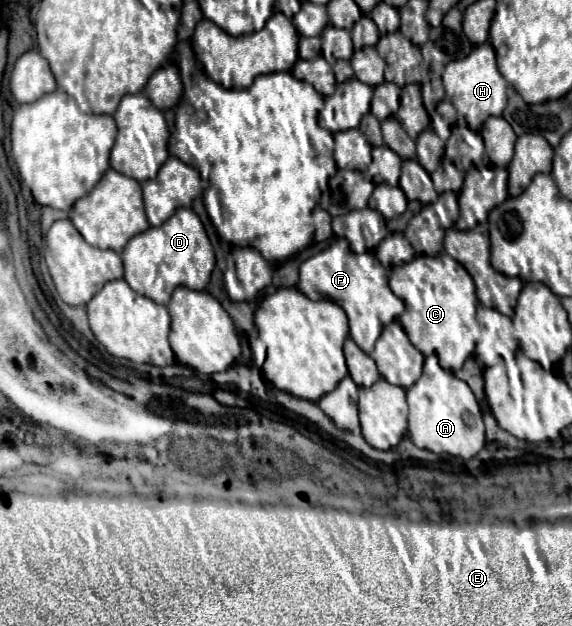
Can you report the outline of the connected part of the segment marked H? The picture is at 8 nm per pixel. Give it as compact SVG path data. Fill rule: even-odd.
M488 41L478 45L468 57L448 63L444 73L442 73L442 83L444 83L444 89L446 89L446 99L444 97L442 101L450 101L456 107L456 122L451 128L451 132L454 127L462 126L470 127L470 130L474 129L474 132L480 133L480 130L478 130L480 125L492 115L502 115L502 111L508 103L508 95L506 95L508 83L496 67L496 53L494 53L494 47ZM457 111L460 115L464 115L464 119L468 121L468 126Z

